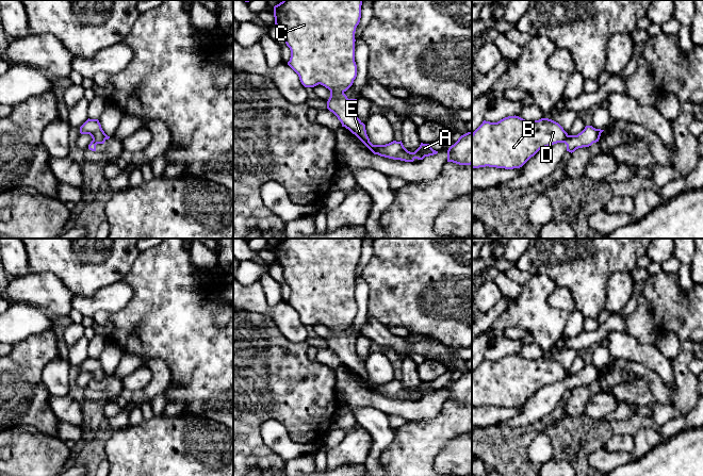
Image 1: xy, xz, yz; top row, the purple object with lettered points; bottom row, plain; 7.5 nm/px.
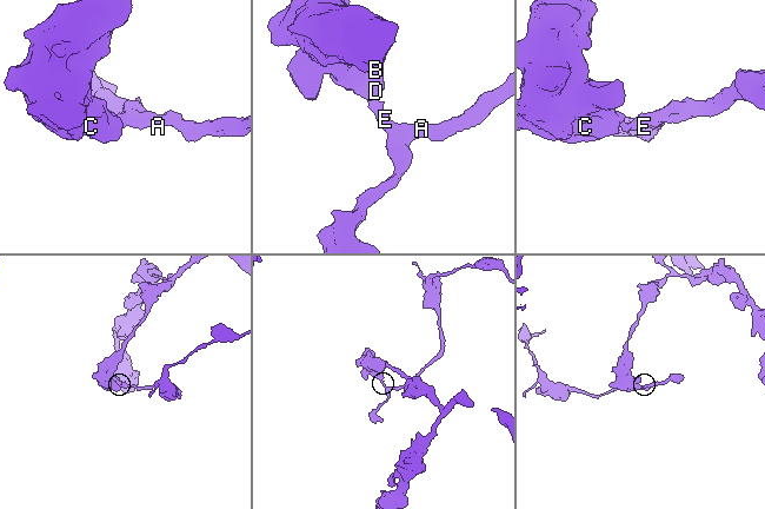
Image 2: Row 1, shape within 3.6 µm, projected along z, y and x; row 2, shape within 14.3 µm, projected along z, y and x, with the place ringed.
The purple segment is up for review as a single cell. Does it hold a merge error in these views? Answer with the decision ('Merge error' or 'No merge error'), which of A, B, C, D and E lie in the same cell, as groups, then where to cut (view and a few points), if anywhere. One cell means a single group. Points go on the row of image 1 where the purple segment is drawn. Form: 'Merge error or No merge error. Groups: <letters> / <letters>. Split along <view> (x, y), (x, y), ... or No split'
Merge error. Groups: A E / B C D. Split along xz (330, 91), (343, 93)

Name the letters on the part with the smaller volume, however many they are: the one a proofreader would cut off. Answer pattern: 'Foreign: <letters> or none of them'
Foreign: A, E

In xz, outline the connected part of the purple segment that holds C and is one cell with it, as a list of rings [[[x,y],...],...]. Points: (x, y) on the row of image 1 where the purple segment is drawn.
[[[283,0],[274,6],[275,24],[282,30],[283,38],[291,50],[288,65],[298,75],[305,87],[318,84],[331,93],[346,92],[357,77],[355,62],[355,32],[361,18],[362,0]]]

